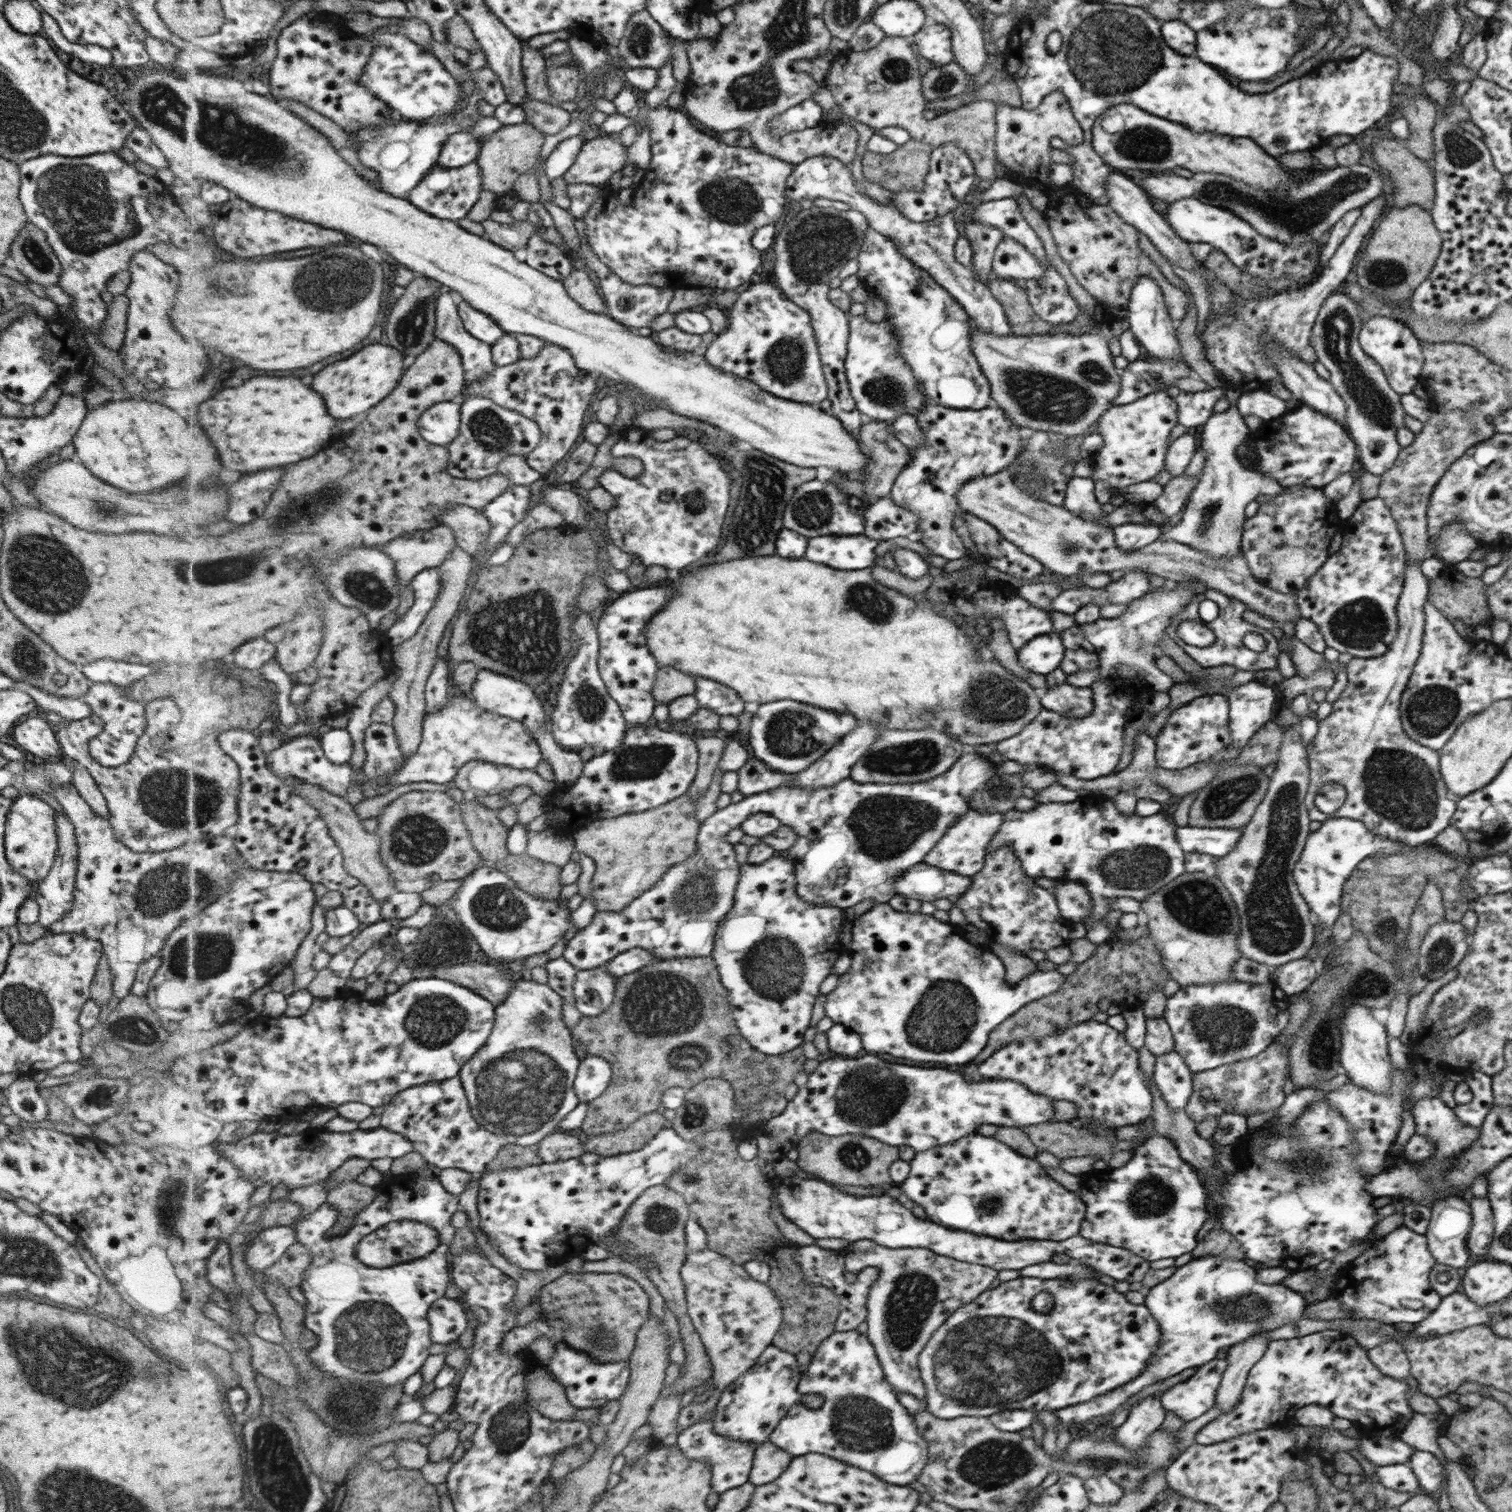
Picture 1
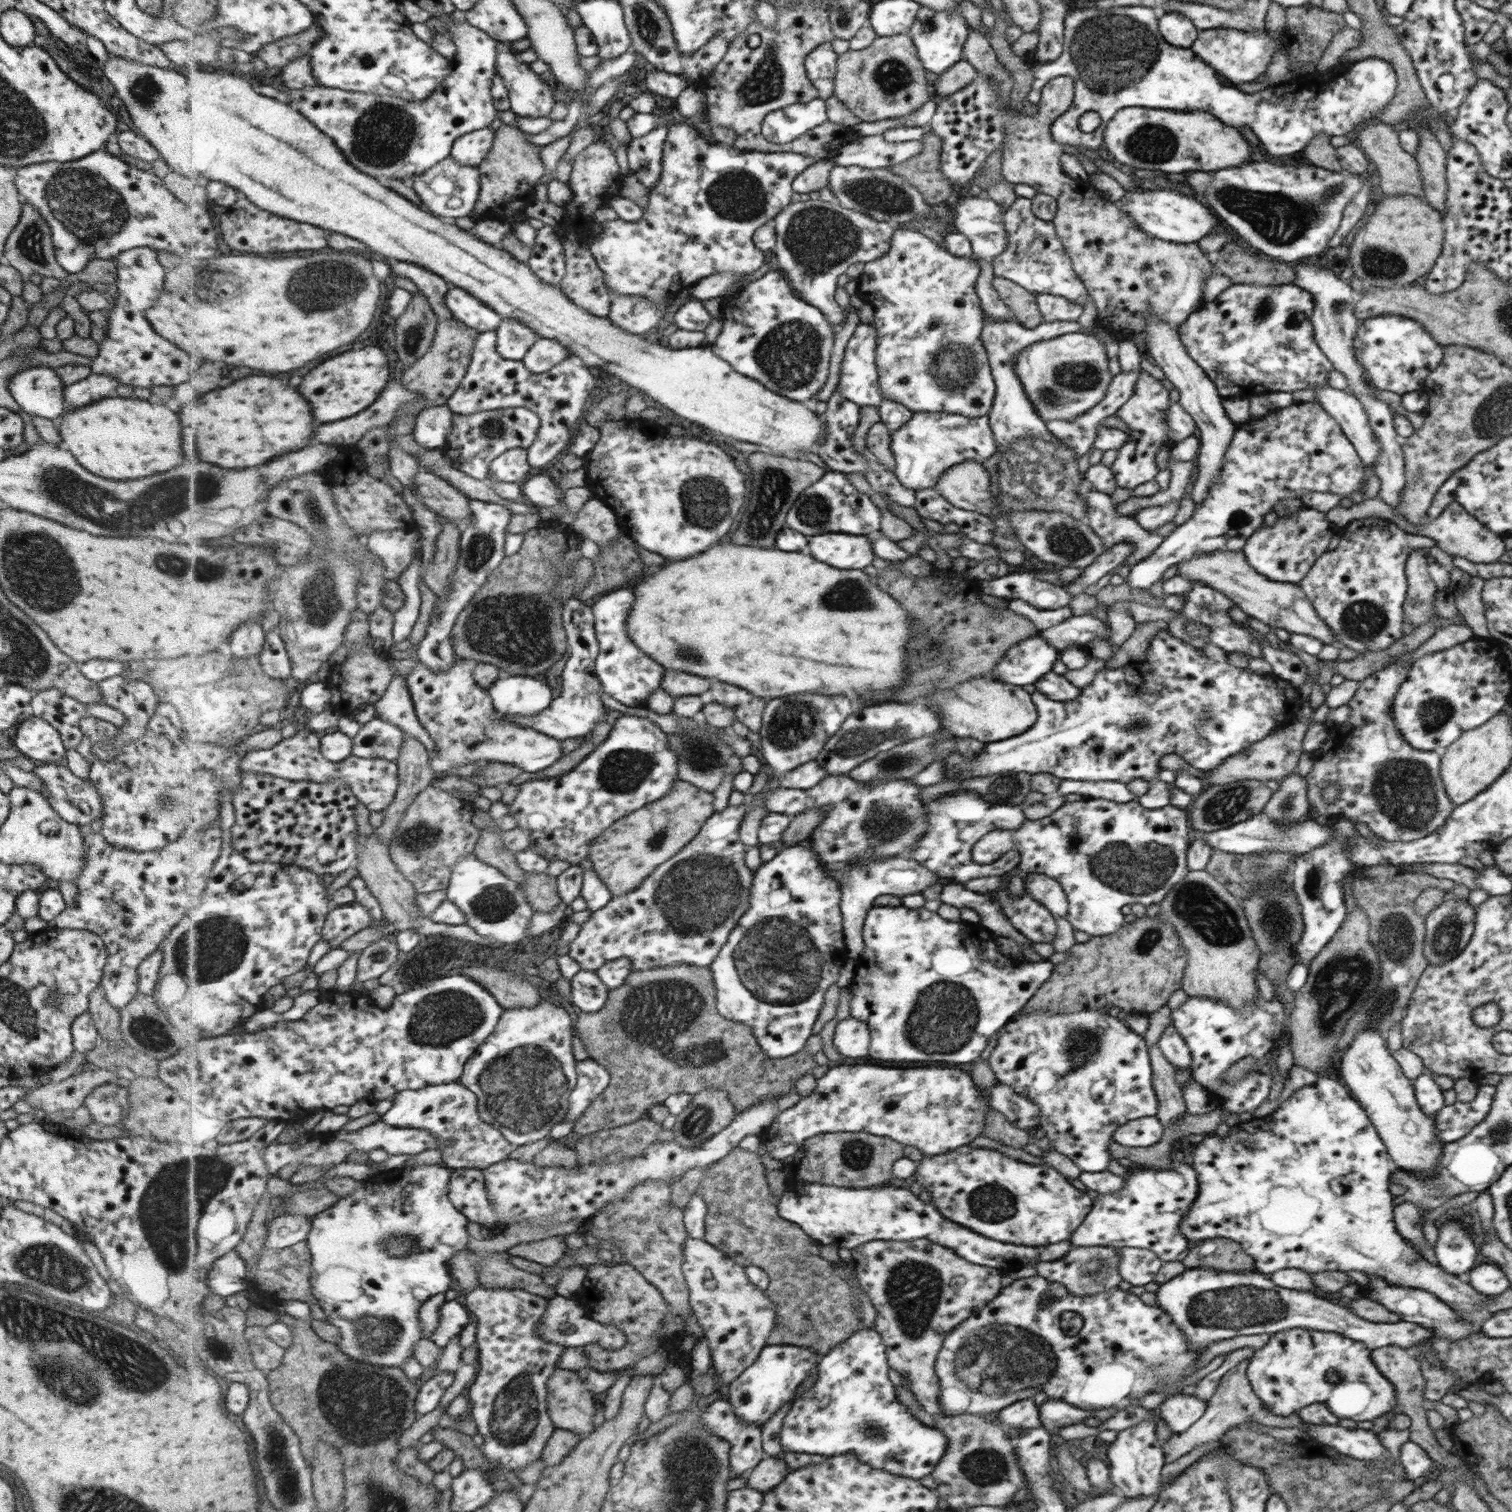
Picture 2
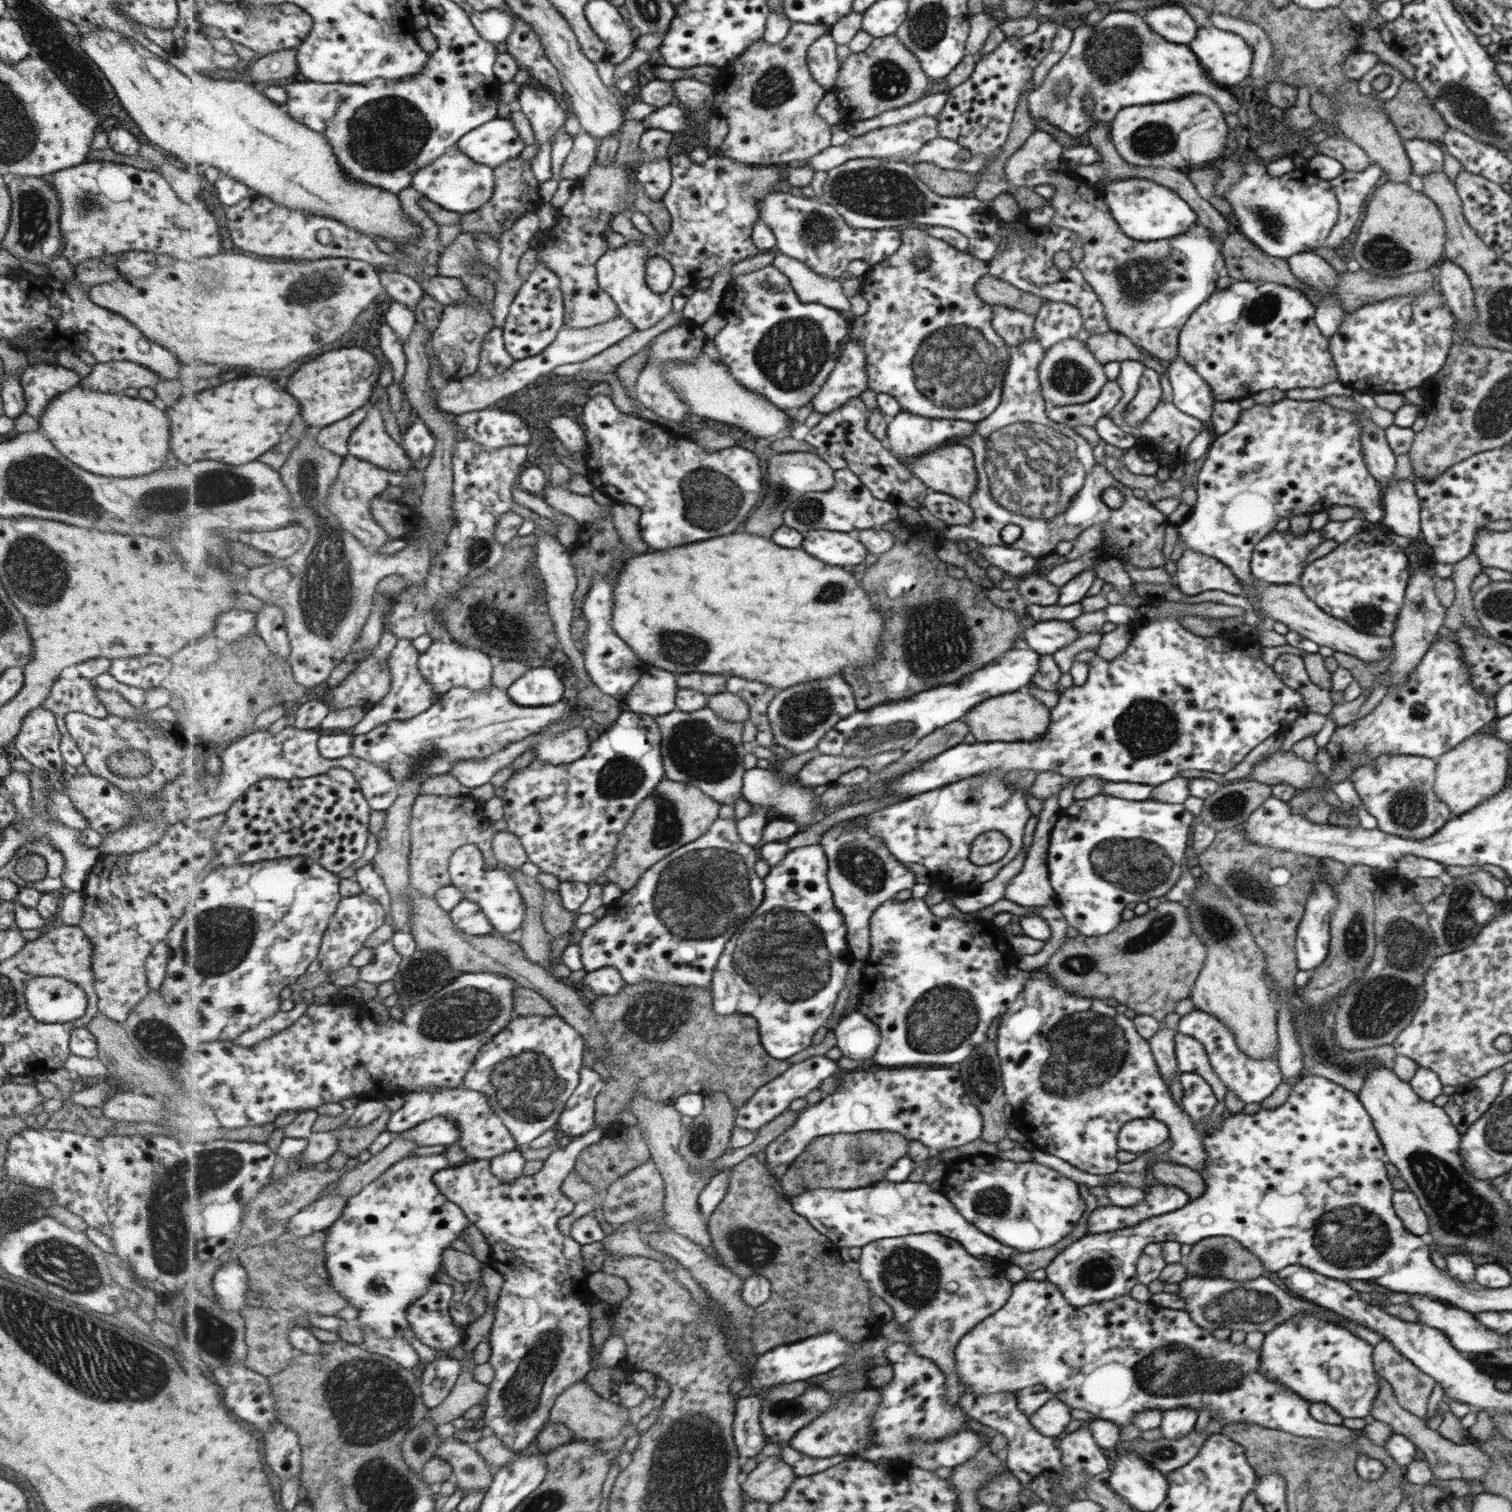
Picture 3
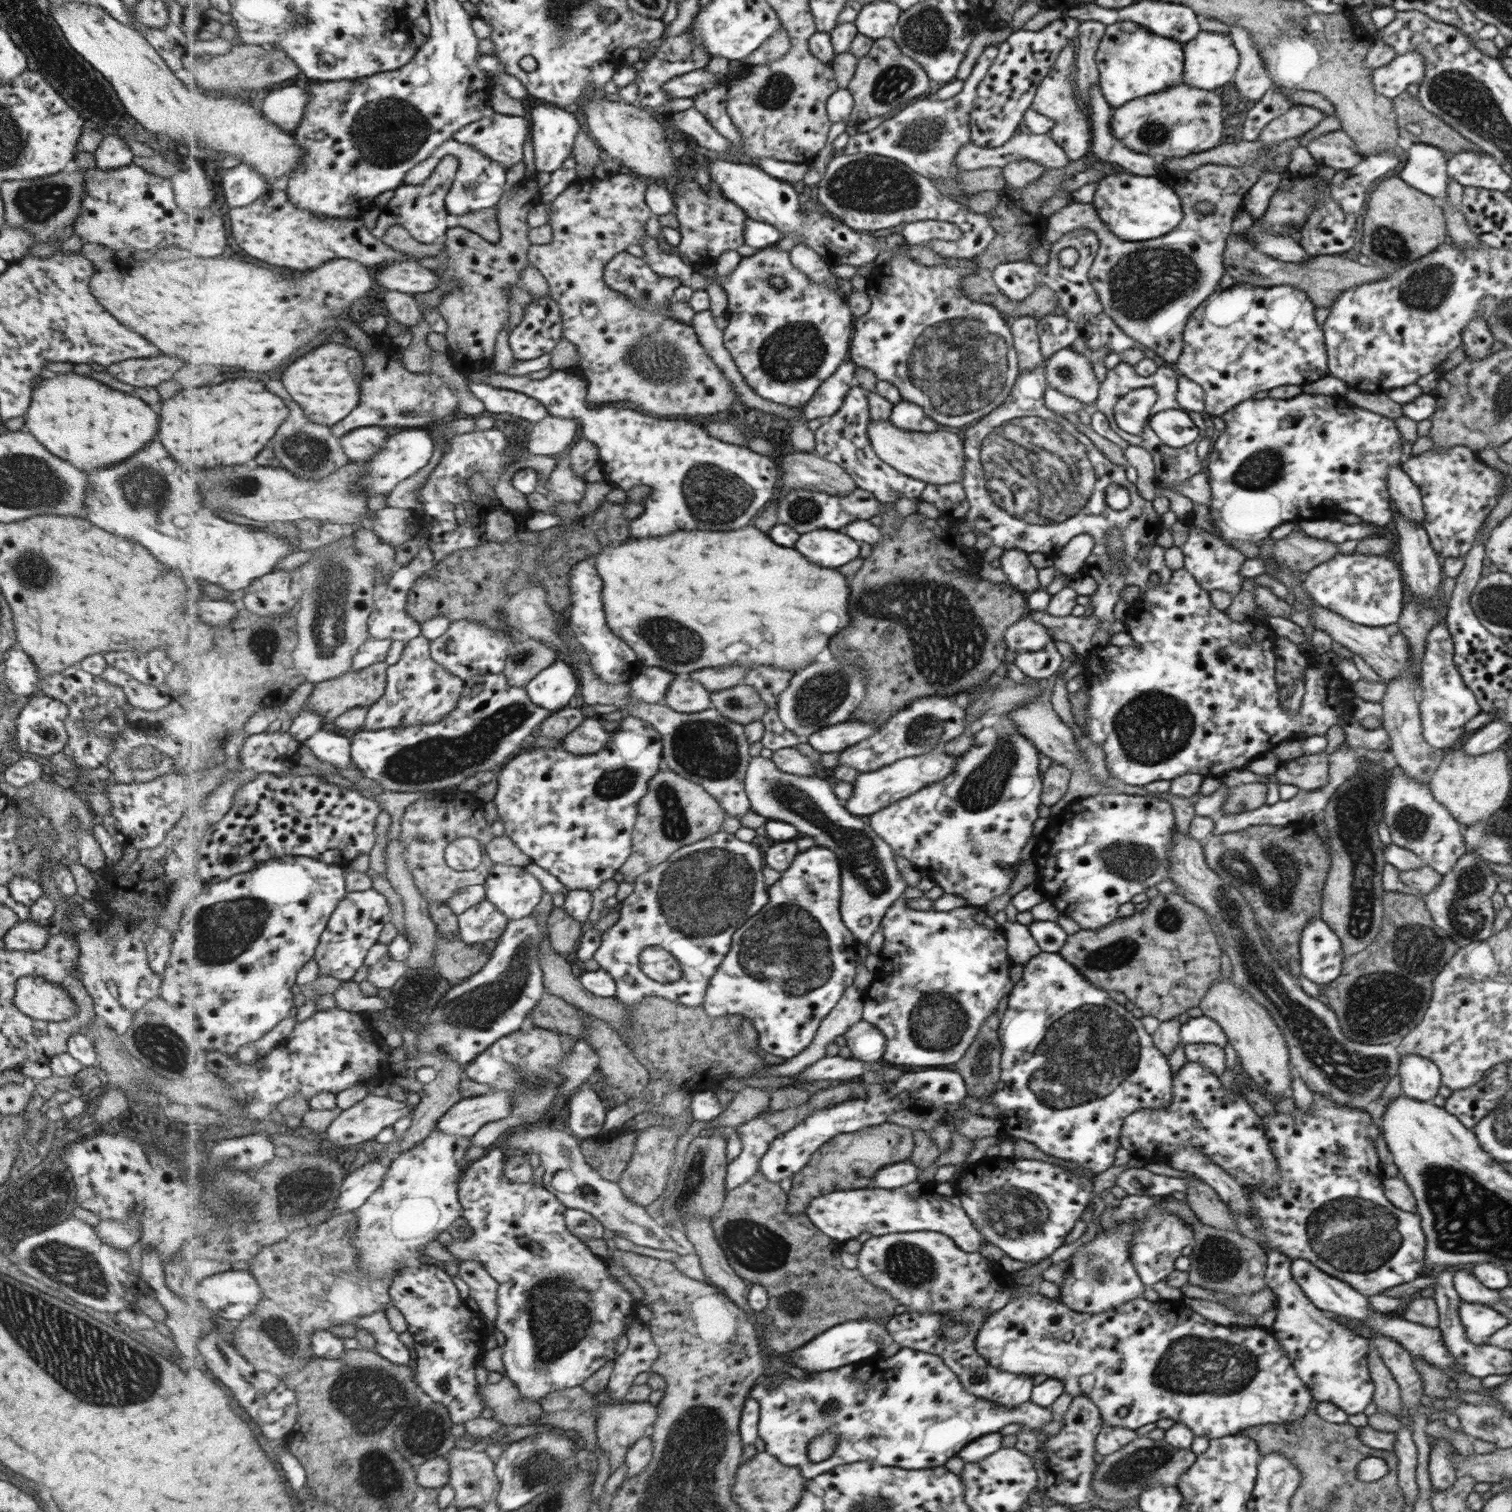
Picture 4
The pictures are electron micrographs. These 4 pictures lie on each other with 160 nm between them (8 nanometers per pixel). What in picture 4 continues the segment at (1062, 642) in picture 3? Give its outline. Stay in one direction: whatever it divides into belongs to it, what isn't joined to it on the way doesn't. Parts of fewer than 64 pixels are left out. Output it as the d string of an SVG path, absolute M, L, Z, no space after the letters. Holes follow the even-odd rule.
M1023 618L1007 628L1007 649L1014 652L1037 651L1051 641L1049 632L1033 620Z

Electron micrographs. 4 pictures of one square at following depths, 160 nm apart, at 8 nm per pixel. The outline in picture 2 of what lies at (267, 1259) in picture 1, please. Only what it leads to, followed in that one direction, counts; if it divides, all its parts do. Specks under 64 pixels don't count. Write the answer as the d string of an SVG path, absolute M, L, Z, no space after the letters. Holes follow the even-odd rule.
M284 1214L271 1218L265 1249L283 1250L308 1241L313 1226L312 1218L302 1214Z

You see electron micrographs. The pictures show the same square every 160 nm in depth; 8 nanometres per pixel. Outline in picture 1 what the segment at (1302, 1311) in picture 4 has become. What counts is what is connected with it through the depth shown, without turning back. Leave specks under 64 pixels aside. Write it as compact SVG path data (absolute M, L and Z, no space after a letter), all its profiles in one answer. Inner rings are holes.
M1325 1329L1301 1337L1278 1339L1268 1343L1266 1352L1250 1369L1246 1386L1242 1390L1241 1401L1230 1410L1210 1420L1202 1426L1193 1437L1200 1445L1215 1444L1272 1426L1281 1418L1291 1418L1297 1410L1305 1405L1319 1405L1330 1410L1335 1417L1345 1418L1358 1426L1361 1437L1394 1437L1398 1436L1411 1420L1411 1410L1405 1404L1405 1392L1409 1386L1382 1375L1382 1371L1366 1356L1366 1350L1349 1334L1341 1330Z

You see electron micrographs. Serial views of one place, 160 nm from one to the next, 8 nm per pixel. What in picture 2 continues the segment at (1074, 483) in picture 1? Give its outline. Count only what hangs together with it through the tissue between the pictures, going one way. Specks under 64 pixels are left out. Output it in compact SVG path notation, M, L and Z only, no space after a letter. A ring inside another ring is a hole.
M1084 479L1078 482L1076 493L1078 496L1084 498L1086 504L1086 518L1085 523L1089 525L1094 533L1102 539L1102 545L1105 548L1117 545L1119 543L1132 544L1133 550L1130 556L1124 560L1125 566L1137 565L1140 560L1152 554L1157 548L1157 545L1164 539L1160 535L1153 535L1147 533L1144 528L1141 528L1131 516L1120 515L1115 508L1110 495L1103 494L1102 492L1091 491L1088 487L1088 482Z

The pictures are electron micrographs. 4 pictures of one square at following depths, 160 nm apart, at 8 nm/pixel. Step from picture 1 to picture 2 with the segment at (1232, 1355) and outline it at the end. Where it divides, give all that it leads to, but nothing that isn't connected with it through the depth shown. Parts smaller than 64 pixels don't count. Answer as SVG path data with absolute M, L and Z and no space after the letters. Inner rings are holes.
M1241 1360L1236 1366L1229 1368L1224 1373L1224 1377L1219 1380L1215 1392L1206 1403L1206 1412L1190 1426L1189 1429L1180 1433L1172 1433L1172 1435L1165 1441L1162 1441L1162 1451L1164 1454L1164 1464L1177 1460L1183 1454L1187 1454L1195 1446L1205 1444L1209 1441L1218 1441L1221 1436L1224 1436L1227 1430L1233 1429L1235 1425L1240 1423L1247 1423L1253 1421L1268 1427L1275 1428L1292 1428L1296 1427L1301 1431L1306 1431L1306 1427L1302 1424L1297 1413L1291 1412L1289 1416L1273 1416L1268 1413L1268 1410L1262 1406L1250 1386L1250 1382L1246 1376L1246 1366L1248 1360Z

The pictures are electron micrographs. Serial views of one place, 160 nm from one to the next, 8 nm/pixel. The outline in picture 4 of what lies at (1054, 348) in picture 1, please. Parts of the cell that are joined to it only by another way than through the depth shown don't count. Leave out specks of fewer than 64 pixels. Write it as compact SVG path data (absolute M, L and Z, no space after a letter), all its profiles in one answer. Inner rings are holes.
M1065 347L1056 350L1043 362L1043 365L1046 384L1053 390L1071 396L1083 404L1088 404L1088 406L1097 400L1098 393L1101 391L1101 384L1097 382L1093 374L1088 355L1076 353L1070 347Z

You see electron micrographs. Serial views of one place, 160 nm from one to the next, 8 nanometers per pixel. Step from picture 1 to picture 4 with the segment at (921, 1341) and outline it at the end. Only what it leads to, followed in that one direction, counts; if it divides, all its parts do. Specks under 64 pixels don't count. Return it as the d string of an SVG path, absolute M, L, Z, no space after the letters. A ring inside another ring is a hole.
M930 1231L885 1234L861 1244L856 1269L863 1278L898 1299L908 1311L944 1313L971 1306L973 1310L1002 1309L1009 1300L1005 1284L978 1252L967 1253L946 1235Z

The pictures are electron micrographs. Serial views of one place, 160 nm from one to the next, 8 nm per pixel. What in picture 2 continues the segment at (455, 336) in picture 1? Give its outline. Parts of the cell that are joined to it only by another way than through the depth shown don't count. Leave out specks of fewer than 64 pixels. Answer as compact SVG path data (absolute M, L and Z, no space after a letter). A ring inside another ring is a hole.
M388 257L385 260L393 268L393 277L399 276L411 280L428 296L428 301L440 321L455 317L446 303L451 285L443 277L414 262L397 262L396 258Z

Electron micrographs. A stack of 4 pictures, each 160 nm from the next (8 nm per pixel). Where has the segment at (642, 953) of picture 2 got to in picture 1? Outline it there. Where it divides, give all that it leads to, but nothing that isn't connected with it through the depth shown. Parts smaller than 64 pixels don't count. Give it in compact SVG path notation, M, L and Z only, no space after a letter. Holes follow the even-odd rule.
M967 748L943 774L923 782L891 785L858 783L849 777L838 785L825 788L785 785L744 797L706 818L698 834L698 851L689 860L672 866L653 888L635 899L625 910L599 911L587 928L577 931L567 942L563 956L578 971L607 965L619 954L631 949L650 950L663 961L677 957L711 957L721 922L738 902L737 888L742 865L737 862L734 843L727 836L755 813L771 813L798 835L797 842L784 854L797 866L798 892L805 903L843 909L851 908L863 900L873 901L874 904L888 903L894 894L894 882L911 866L923 862L943 833L968 811L970 794L985 786L986 780L995 774L995 766L985 756Z

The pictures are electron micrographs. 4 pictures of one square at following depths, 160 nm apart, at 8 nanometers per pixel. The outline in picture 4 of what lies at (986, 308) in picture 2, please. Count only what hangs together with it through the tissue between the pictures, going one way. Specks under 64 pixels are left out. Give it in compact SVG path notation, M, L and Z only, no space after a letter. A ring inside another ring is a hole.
M1001 314L1010 330L1016 361L1021 369L1043 365L1044 356L1039 348L1036 333L1037 320L1032 316Z

